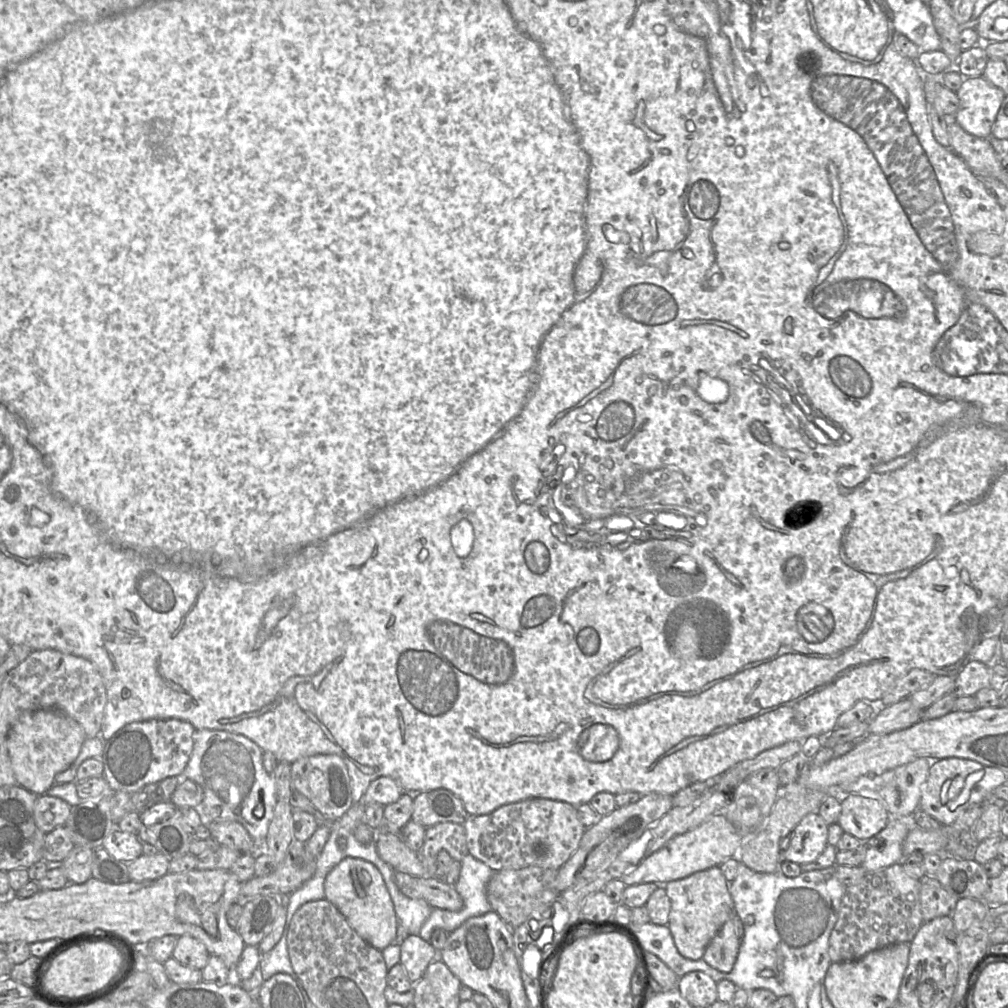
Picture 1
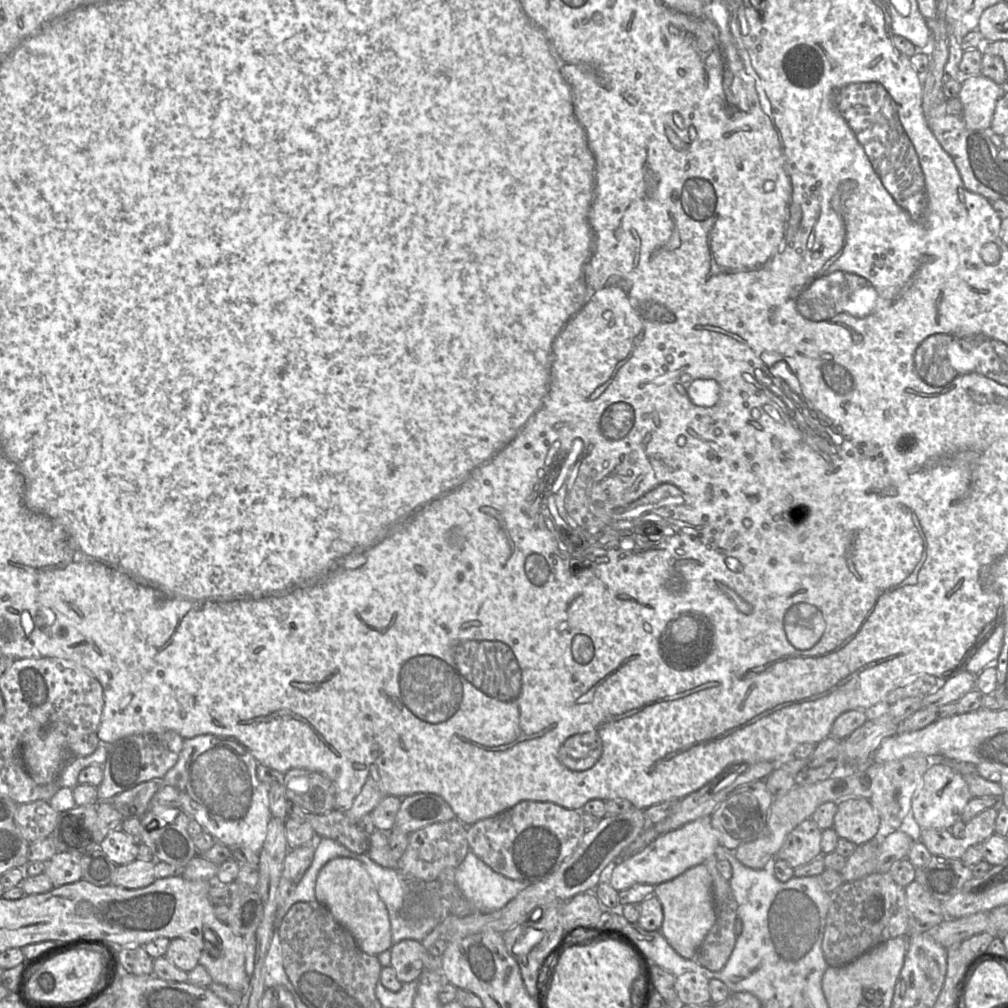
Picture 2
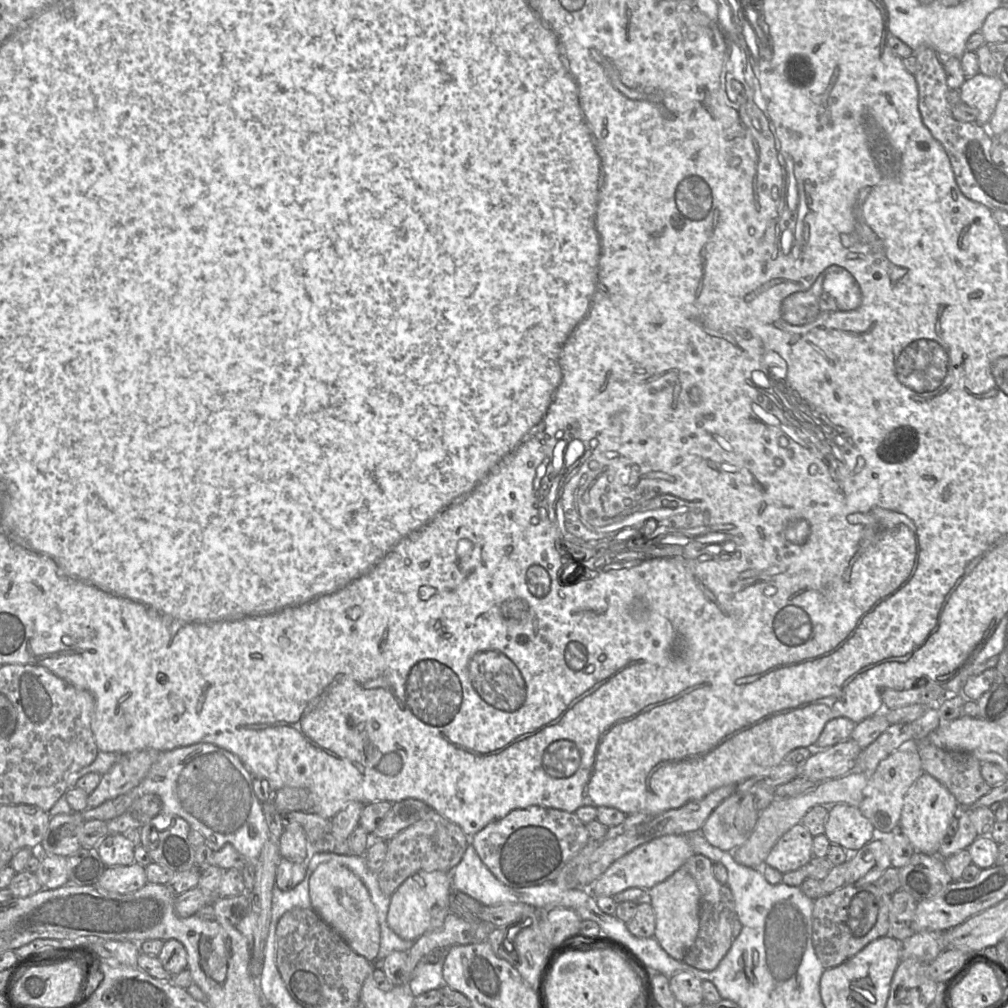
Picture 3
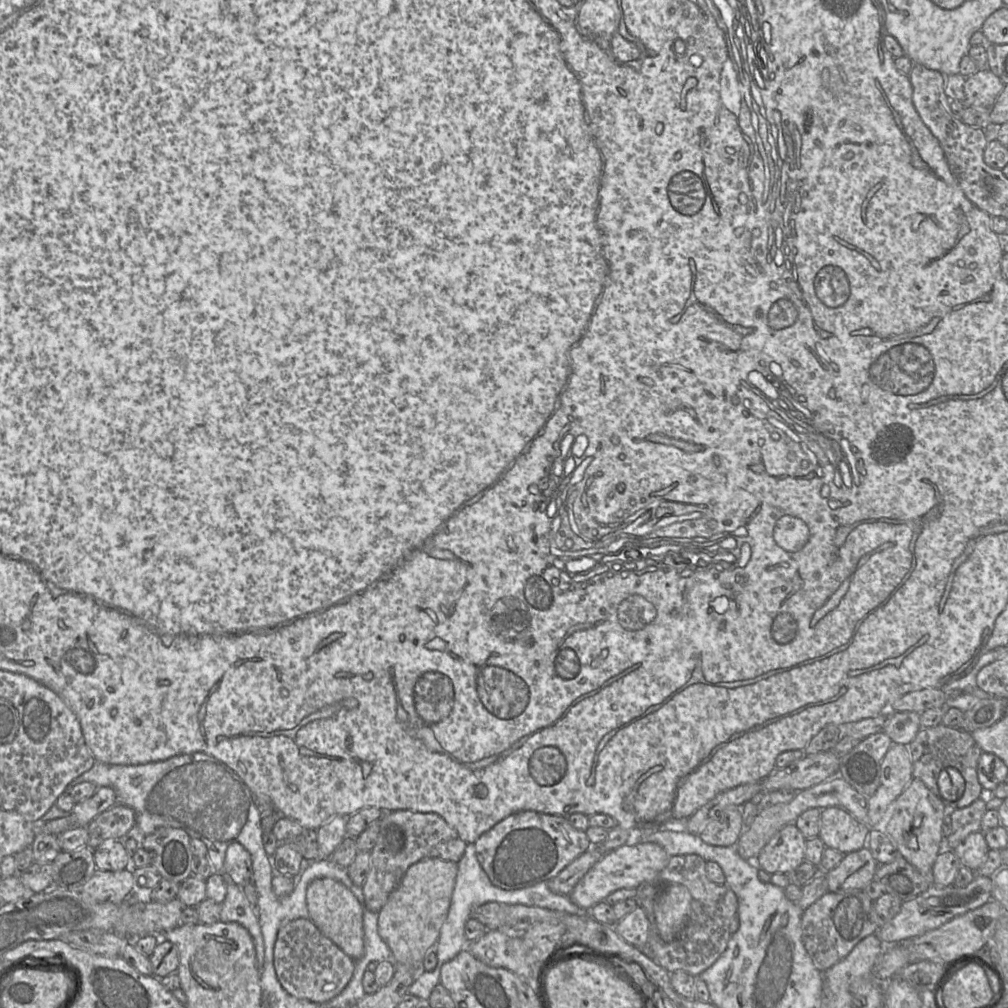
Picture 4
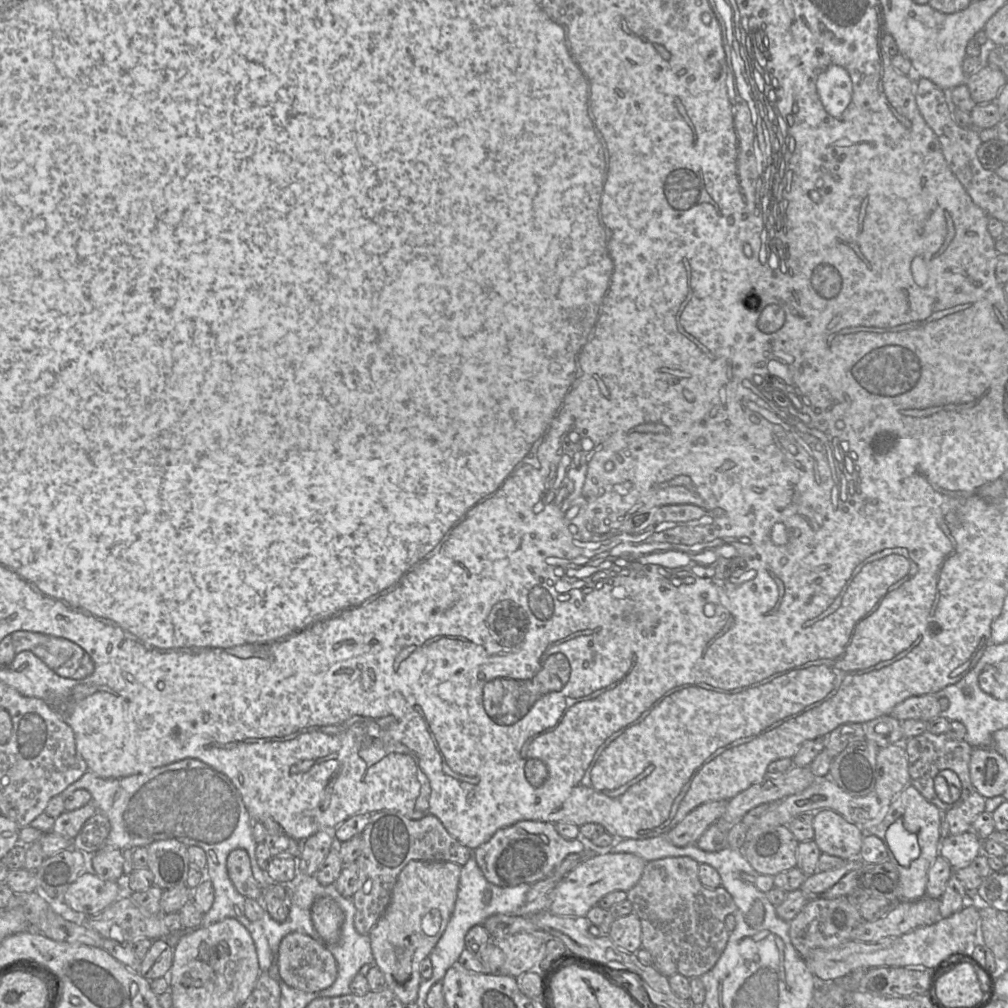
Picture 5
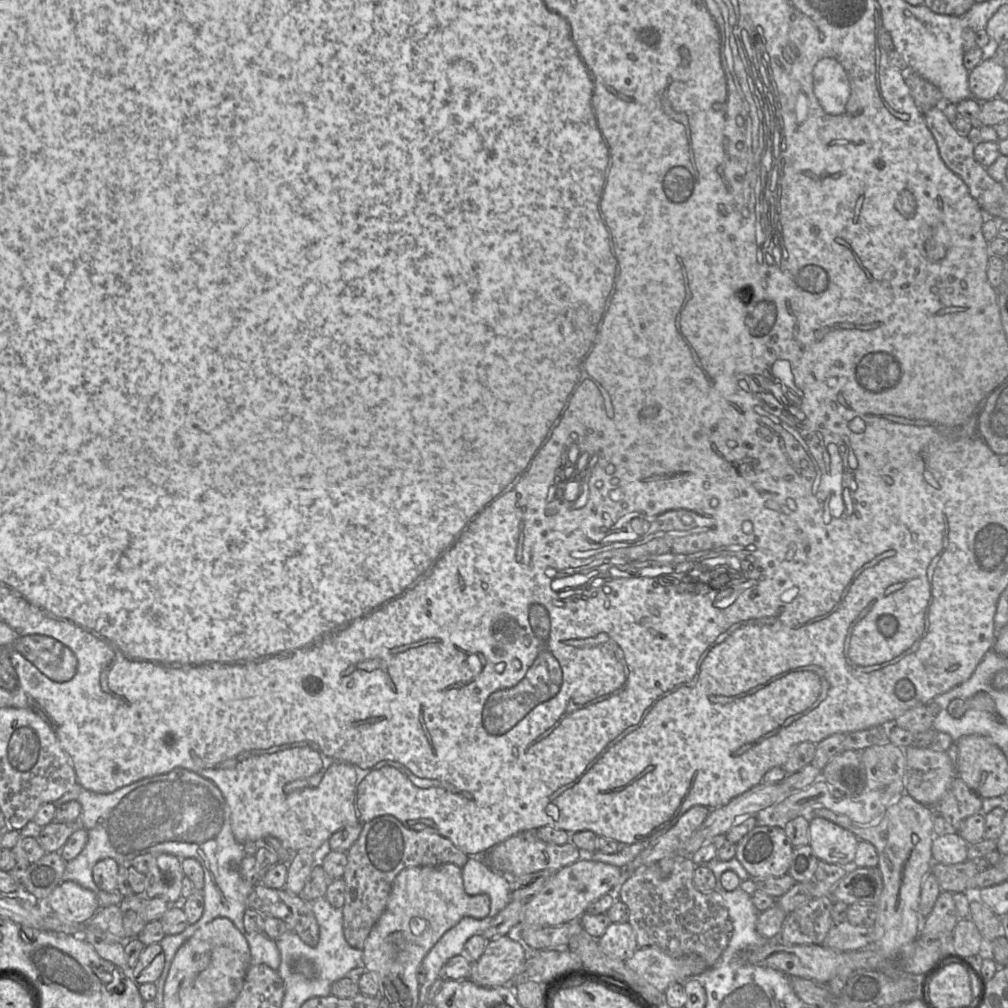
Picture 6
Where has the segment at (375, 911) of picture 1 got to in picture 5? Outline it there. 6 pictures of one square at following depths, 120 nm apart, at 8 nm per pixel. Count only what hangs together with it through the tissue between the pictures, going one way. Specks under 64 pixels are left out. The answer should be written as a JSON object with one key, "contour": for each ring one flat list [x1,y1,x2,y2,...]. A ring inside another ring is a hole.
{"contour":[[327,896,317,898,311,907,311,919,323,943,339,942,344,912,335,900]]}

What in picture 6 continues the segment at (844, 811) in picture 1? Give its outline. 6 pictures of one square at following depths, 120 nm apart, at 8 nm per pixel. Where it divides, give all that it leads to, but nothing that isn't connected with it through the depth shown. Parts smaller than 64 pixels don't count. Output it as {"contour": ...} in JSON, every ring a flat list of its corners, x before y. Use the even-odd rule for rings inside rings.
{"contour":[[825,818,810,819,809,845,820,861,853,866,859,841,854,833]]}

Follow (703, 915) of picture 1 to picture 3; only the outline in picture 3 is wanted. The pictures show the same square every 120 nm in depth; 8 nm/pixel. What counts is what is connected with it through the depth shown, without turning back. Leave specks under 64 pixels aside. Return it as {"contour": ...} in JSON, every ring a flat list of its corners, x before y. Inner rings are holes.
{"contour":[[680,867,670,877,654,885,646,893,656,917,654,938,674,959,682,961,694,944,699,931,700,891,694,878,684,867]]}

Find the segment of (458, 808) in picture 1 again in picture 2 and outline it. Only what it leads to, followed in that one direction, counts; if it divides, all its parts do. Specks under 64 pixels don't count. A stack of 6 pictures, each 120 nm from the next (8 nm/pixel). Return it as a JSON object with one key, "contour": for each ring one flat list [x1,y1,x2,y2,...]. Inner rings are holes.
{"contour":[[417,793,402,798,395,818,395,830,410,834,438,822,455,819,449,804,439,795]]}

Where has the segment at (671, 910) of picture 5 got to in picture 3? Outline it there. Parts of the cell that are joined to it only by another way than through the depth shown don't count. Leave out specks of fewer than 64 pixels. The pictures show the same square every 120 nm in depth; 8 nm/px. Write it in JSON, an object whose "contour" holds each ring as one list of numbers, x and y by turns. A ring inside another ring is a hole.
{"contour":[[695,853,682,865,682,867,684,867,688,871,688,873,694,878,700,891,699,931,694,944,687,951,682,961,702,971,712,971,717,968,720,961,729,951,733,942,733,921,737,917,736,904,733,893,727,884,720,883,714,877,712,866,713,862,708,857,702,854]]}

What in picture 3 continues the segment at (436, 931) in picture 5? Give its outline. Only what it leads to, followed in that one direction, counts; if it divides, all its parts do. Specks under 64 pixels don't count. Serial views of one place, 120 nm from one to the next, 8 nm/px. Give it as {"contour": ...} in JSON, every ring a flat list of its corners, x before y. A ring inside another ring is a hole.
{"contour":[[419,871,408,877,391,895,387,914,388,926,404,940,417,940,440,928,450,913,451,873]]}

